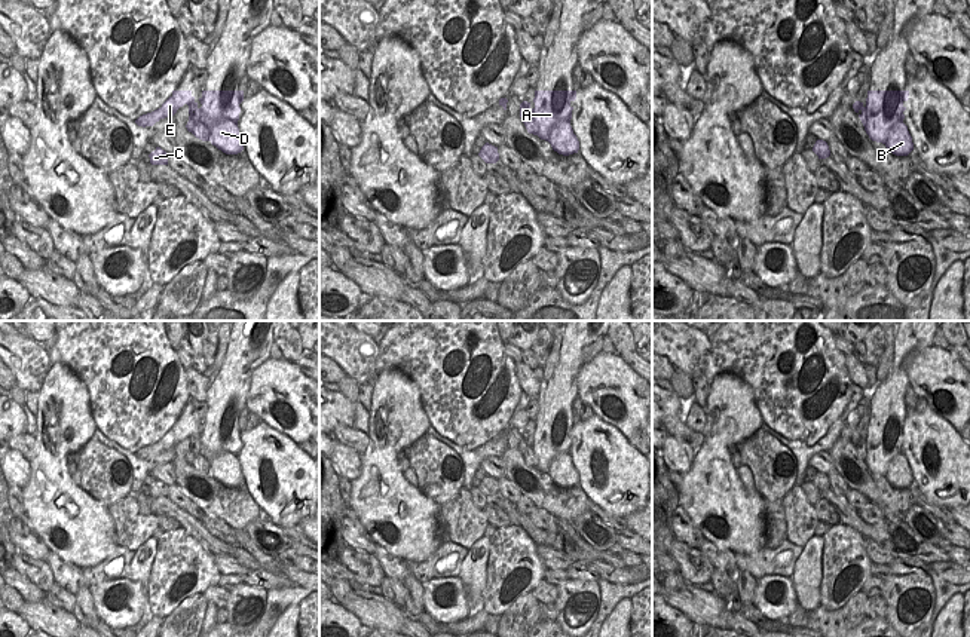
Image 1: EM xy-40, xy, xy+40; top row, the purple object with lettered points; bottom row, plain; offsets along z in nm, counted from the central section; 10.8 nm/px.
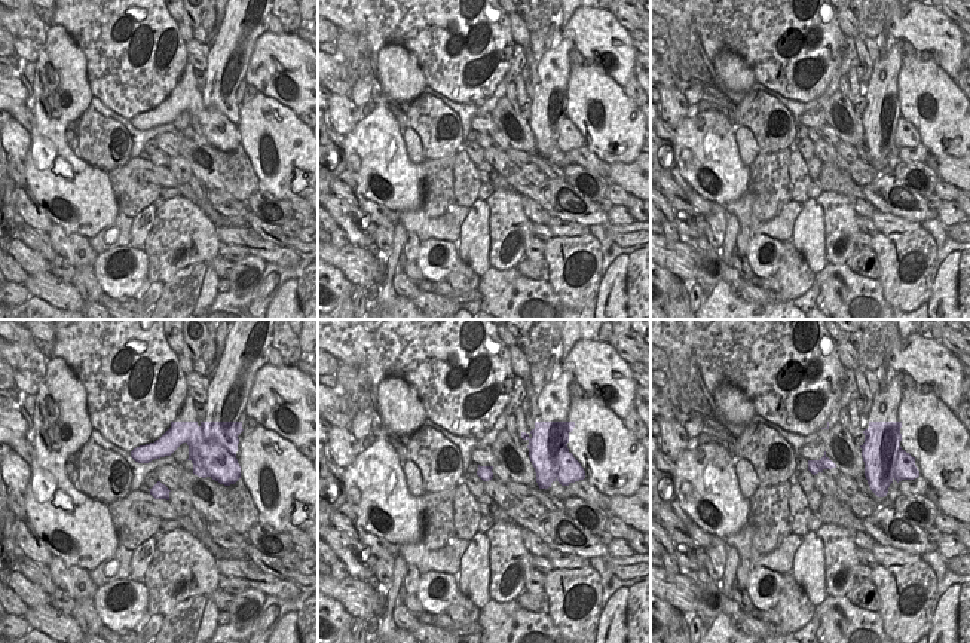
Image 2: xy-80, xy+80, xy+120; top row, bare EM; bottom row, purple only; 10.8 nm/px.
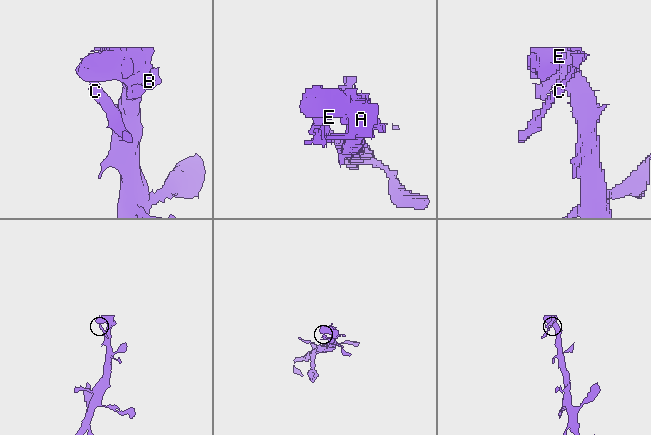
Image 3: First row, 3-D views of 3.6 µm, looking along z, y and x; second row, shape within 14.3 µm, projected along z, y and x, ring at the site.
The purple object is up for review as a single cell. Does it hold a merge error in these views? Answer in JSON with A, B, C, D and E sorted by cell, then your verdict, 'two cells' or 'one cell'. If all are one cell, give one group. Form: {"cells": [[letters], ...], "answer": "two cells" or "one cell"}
{"cells": [["A"], ["B", "C", "D", "E"]], "answer": "two cells"}

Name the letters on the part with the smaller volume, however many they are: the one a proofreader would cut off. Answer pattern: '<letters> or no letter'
B, C, D, E

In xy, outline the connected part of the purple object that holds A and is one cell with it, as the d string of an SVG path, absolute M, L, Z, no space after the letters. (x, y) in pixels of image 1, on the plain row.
M544 437L541 448L535 448L535 457L538 459L538 469L541 472L548 474L550 466L553 460L559 456L559 448L557 448L557 438L556 437Z

